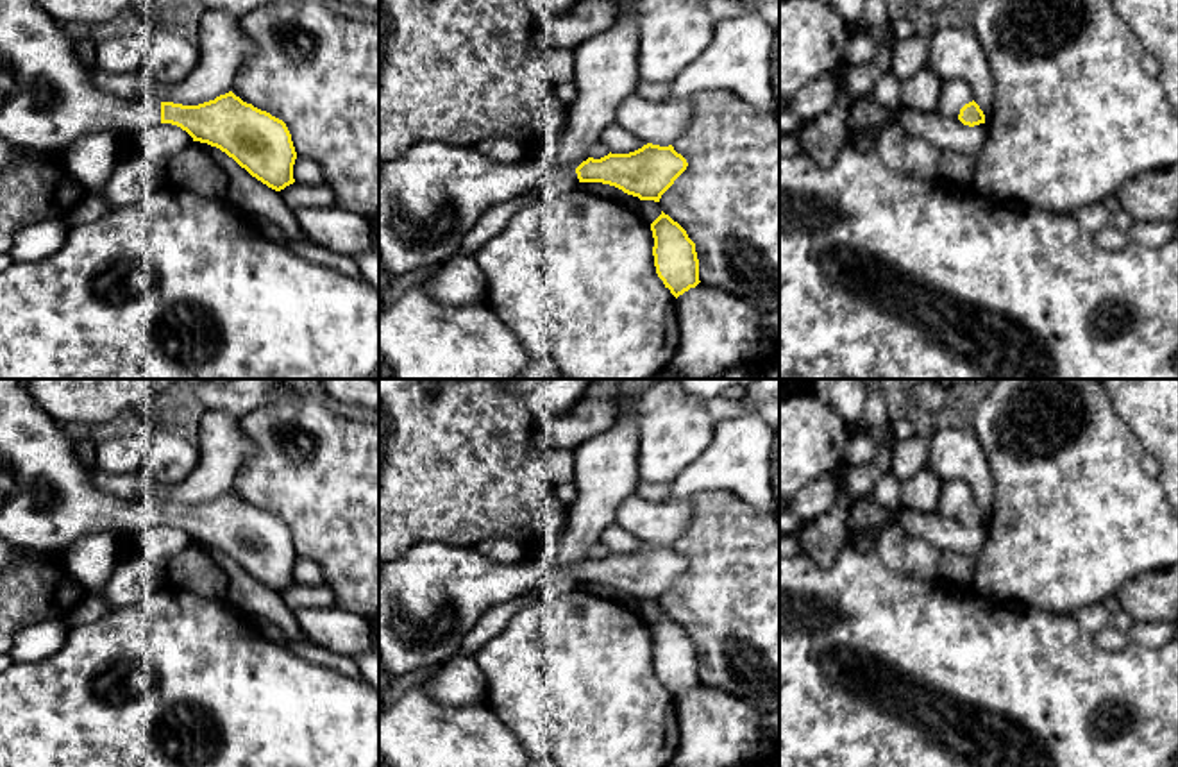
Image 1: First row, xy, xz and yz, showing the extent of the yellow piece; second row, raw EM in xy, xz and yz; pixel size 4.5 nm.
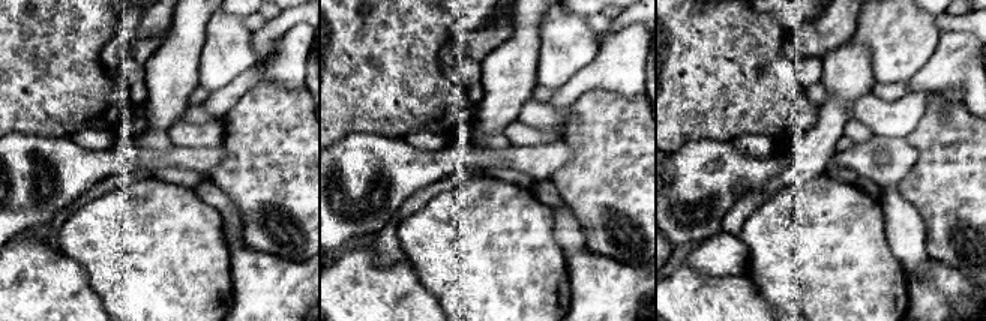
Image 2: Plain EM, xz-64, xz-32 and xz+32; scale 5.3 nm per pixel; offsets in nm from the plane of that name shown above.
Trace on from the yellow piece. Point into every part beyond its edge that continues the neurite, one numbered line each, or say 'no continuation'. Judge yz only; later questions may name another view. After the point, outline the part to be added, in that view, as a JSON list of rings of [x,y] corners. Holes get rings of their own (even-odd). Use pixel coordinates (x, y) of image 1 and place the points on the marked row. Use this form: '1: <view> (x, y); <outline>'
no continuation

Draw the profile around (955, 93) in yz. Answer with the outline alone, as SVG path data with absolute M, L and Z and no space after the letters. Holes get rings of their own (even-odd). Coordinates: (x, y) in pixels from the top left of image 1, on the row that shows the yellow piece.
M963 79L942 80L937 111L946 118L958 118L960 109L972 100L972 89Z

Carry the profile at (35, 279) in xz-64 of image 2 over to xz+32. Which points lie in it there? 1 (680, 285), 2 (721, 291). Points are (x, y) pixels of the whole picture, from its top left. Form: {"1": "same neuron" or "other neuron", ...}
{"1": "same neuron", "2": "same neuron"}

